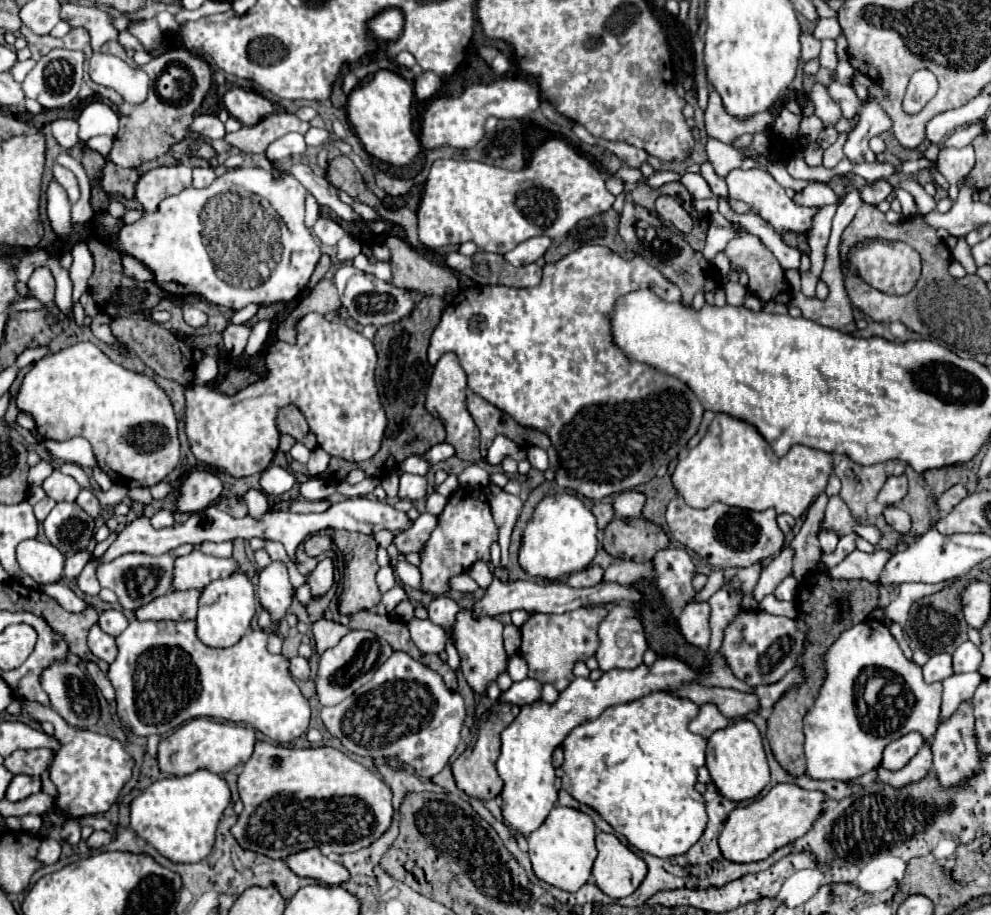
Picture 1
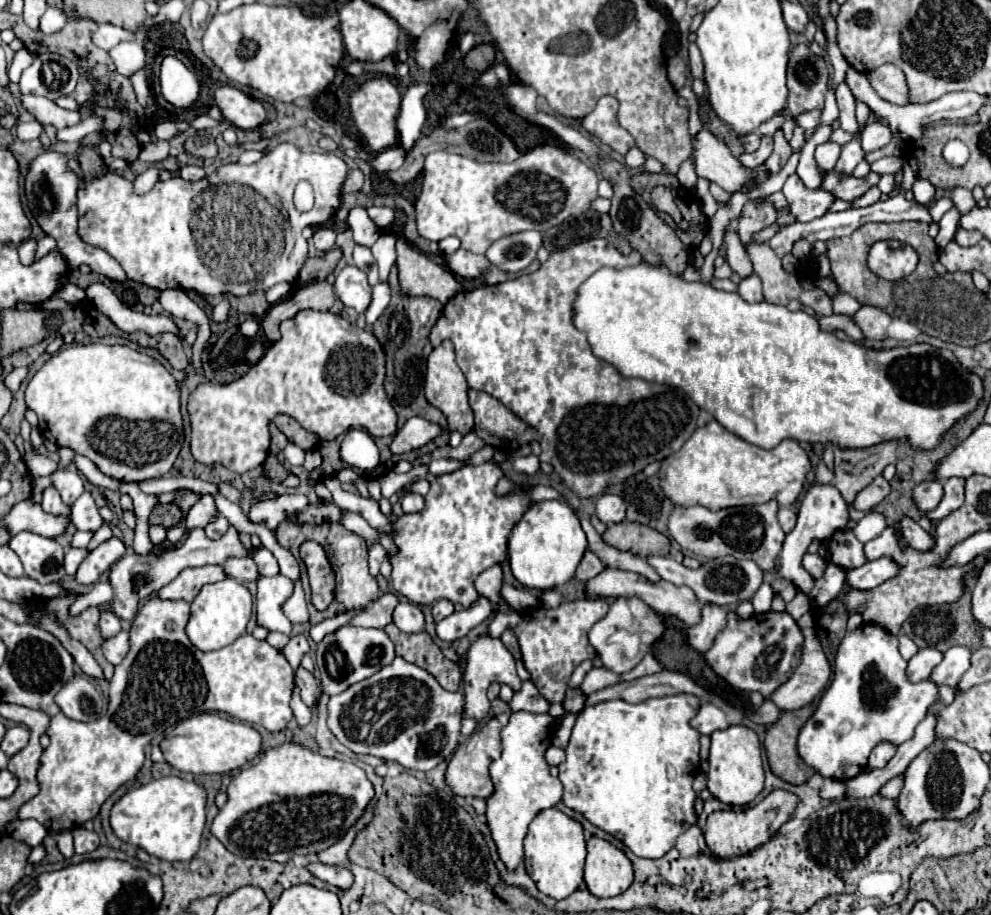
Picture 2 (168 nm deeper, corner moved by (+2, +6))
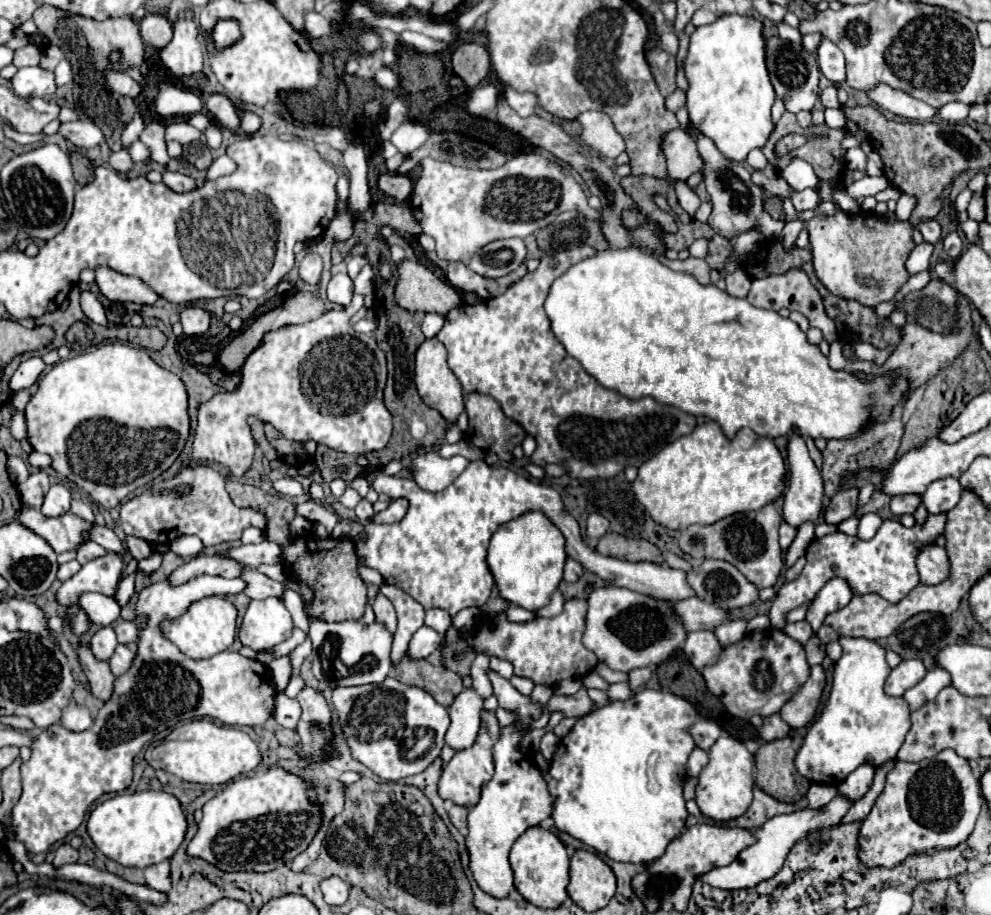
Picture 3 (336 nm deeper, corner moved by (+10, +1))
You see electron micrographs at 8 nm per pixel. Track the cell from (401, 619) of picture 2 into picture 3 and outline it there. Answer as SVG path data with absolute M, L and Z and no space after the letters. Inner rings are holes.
M378 593L374 597L372 607L374 607L374 613L376 613L376 621L384 623L394 633L396 631L396 611L394 611L394 605L390 603L390 599L384 597L382 593Z

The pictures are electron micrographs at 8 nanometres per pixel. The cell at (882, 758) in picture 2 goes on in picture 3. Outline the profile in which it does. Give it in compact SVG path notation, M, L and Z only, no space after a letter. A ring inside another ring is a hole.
M864 763L860 765L856 771L852 771L840 785L838 785L838 793L842 797L848 797L848 801L858 801L866 795L866 791L872 785L872 777L874 777L874 767Z

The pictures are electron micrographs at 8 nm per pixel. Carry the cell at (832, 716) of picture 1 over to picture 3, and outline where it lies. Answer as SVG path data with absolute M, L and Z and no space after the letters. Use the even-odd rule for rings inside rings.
M832 635L828 641L838 641L842 647L842 657L836 661L834 669L834 681L832 691L828 697L828 703L824 705L822 715L816 723L810 725L804 745L796 755L796 769L800 775L804 775L812 783L828 783L838 785L842 783L854 769L858 769L862 763L870 763L874 767L886 763L888 759L894 759L900 745L904 743L904 737L910 729L910 709L902 697L888 697L884 693L884 681L890 675L890 667L886 663L886 651L870 641L870 639L854 639L854 637L842 637Z

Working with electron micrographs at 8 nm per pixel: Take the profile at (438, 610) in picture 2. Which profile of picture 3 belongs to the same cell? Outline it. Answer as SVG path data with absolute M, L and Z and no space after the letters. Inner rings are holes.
M428 609L424 623L426 623L426 627L430 627L430 629L434 629L434 631L444 635L446 629L452 625L452 617L442 609Z

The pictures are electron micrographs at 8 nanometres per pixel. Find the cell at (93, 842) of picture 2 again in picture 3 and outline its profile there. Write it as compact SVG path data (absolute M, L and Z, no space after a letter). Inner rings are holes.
M60 845L56 849L56 857L54 857L52 865L62 867L66 863L76 863L76 861L78 861L78 851L74 847L70 847L70 845Z

